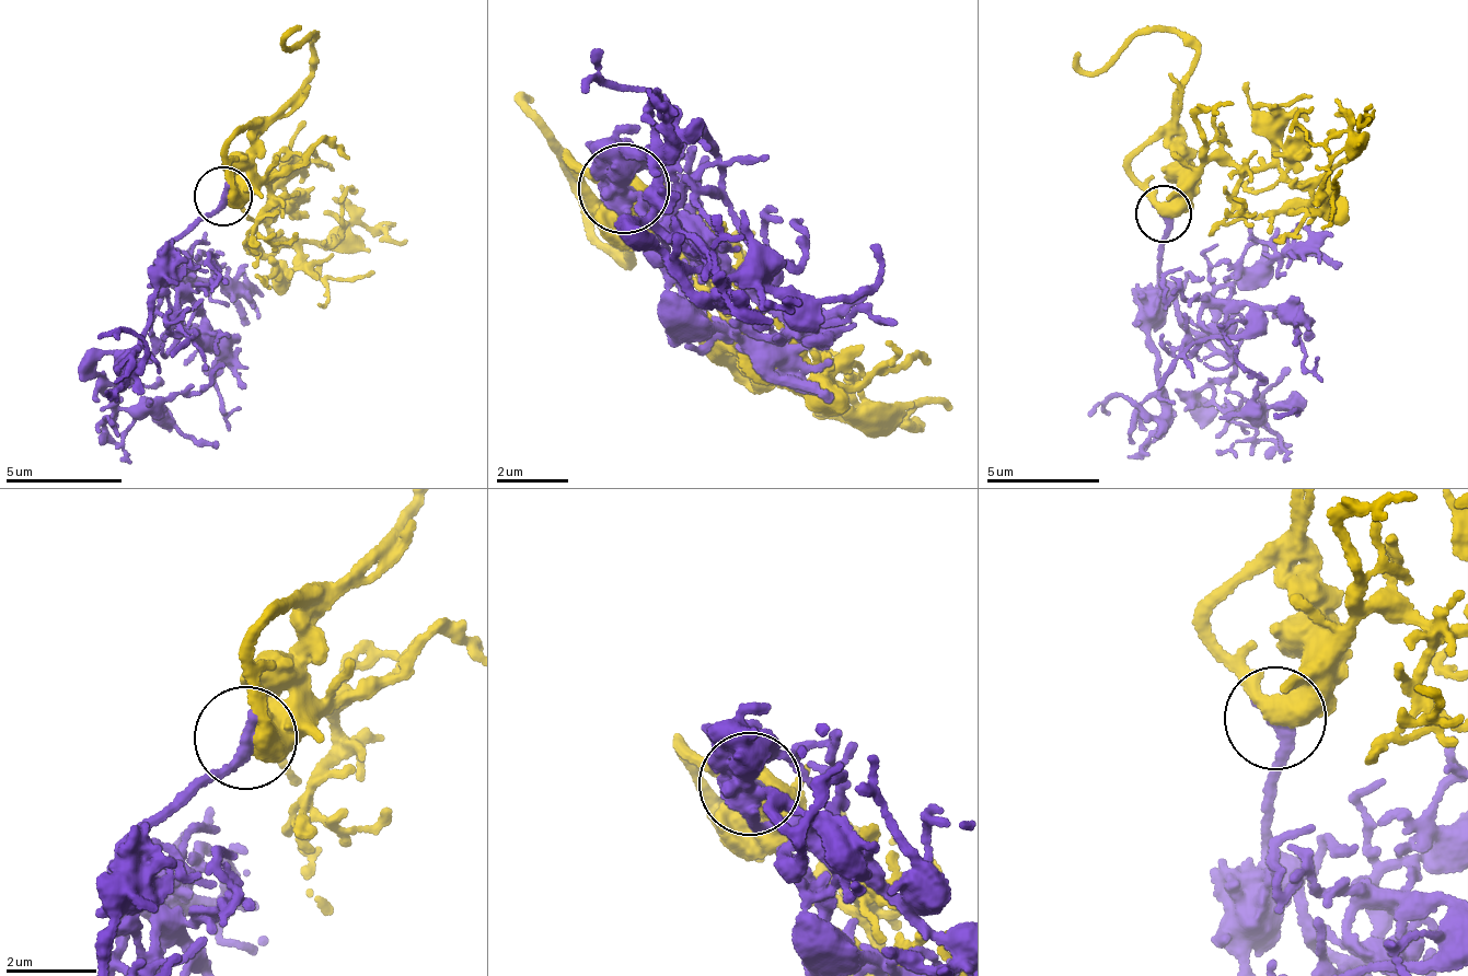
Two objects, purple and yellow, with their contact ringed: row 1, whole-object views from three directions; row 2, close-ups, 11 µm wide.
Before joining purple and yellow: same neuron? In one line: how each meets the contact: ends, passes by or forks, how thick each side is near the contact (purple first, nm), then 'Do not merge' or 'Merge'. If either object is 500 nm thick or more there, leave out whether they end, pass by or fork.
At the ring purple ends. At the ring yellow passes by. Thickness 300 nm (purple) against 480 nm. Merge

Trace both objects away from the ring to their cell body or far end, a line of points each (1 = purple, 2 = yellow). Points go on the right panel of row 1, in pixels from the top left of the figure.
1: (1164, 212), (1167, 299), (1205, 349), (1228, 362), (1226, 408), (1246, 423), (1279, 404), (1297, 407), (1272, 420)
2: (1167, 211), (1178, 204), (1213, 158), (1276, 171), (1321, 174), (1348, 159), (1308, 139), (1298, 122), (1312, 106)

